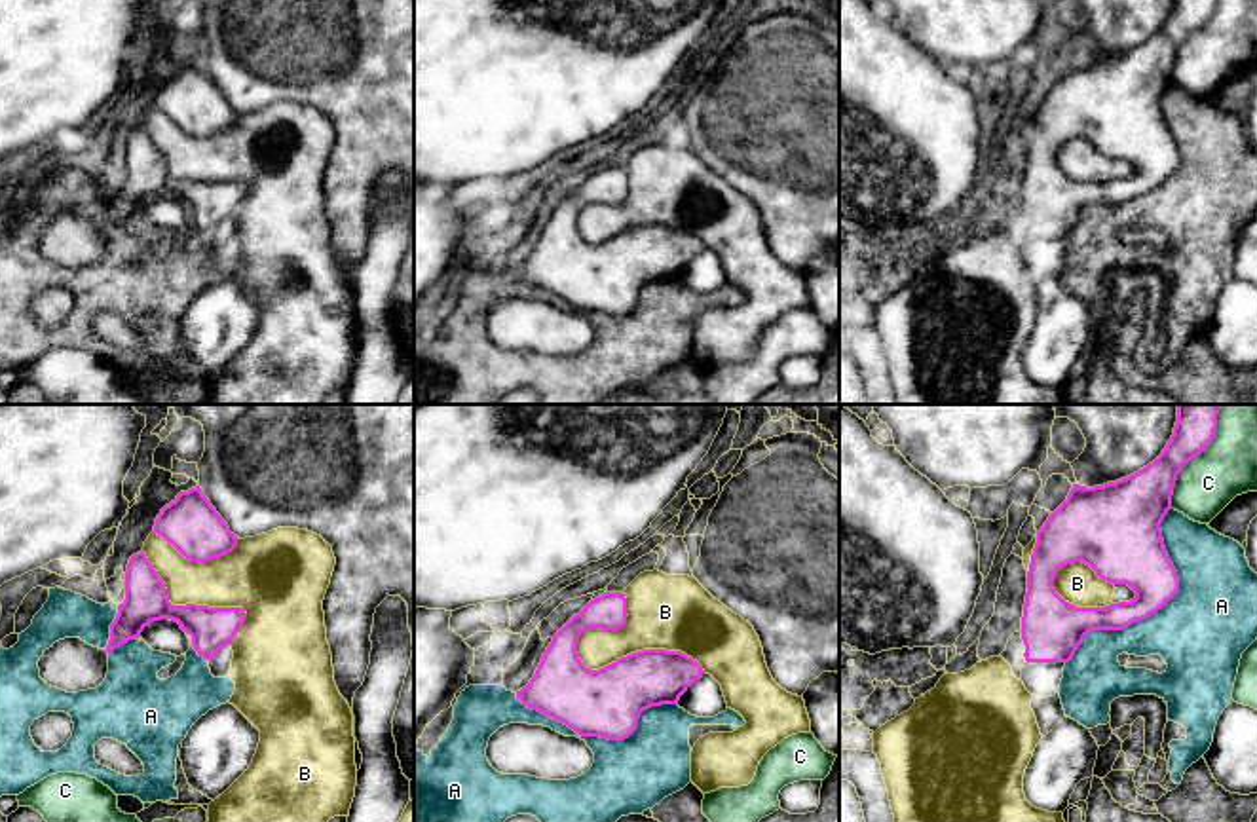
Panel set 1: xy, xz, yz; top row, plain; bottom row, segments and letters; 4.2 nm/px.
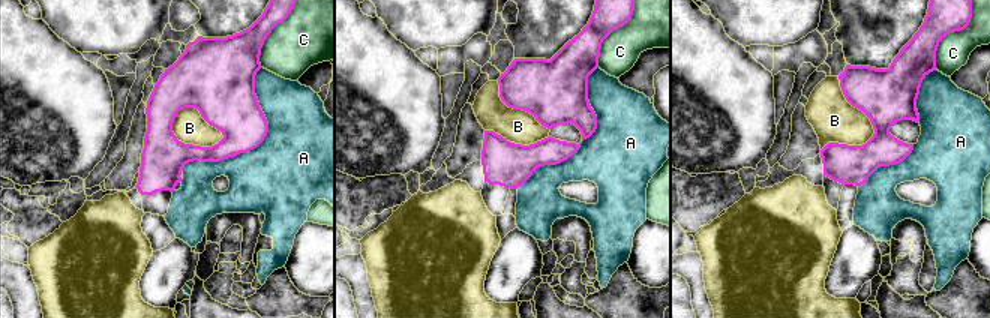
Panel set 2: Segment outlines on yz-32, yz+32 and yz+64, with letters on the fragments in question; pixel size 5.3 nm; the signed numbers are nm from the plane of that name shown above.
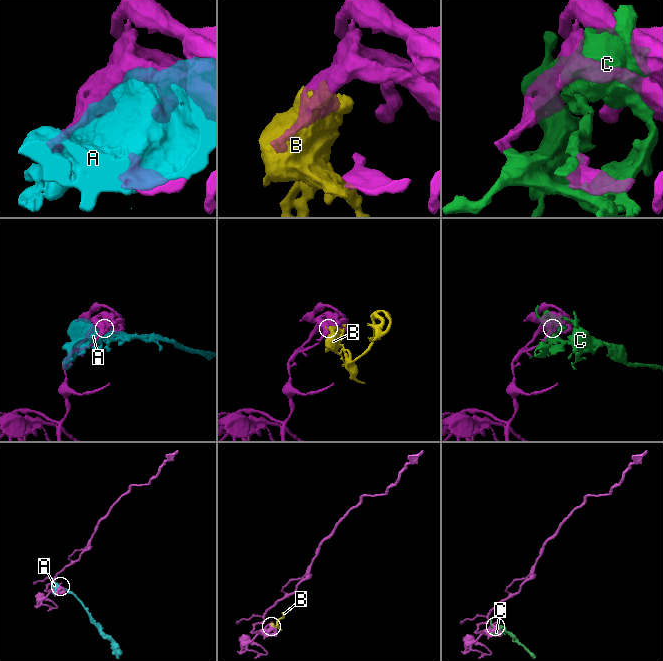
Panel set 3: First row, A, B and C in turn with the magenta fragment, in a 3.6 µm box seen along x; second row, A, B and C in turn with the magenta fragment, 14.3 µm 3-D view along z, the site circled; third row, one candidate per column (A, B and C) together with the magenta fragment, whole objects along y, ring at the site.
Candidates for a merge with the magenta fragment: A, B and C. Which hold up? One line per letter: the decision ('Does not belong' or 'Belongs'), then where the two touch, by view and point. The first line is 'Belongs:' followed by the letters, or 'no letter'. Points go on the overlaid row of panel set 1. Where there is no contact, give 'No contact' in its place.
Belongs: B
A: Does not belong. Touches magenta at yz (1159, 608)
B: Belongs. Touches magenta at xz (633, 653)
C: Does not belong. Touches magenta at yz (1195, 456)

